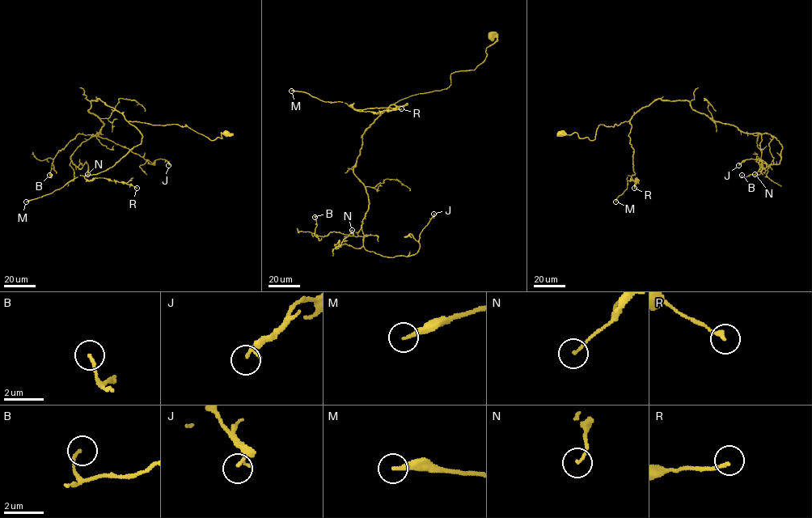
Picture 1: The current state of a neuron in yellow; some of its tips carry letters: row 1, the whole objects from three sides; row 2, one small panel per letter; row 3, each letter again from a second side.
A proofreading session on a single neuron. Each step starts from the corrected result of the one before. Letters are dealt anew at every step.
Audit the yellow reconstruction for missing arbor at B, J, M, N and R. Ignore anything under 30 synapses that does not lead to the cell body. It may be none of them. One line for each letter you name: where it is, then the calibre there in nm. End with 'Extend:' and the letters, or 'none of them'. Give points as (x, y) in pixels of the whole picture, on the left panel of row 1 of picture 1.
M: (26, 201) | 240 nm
Extend: M

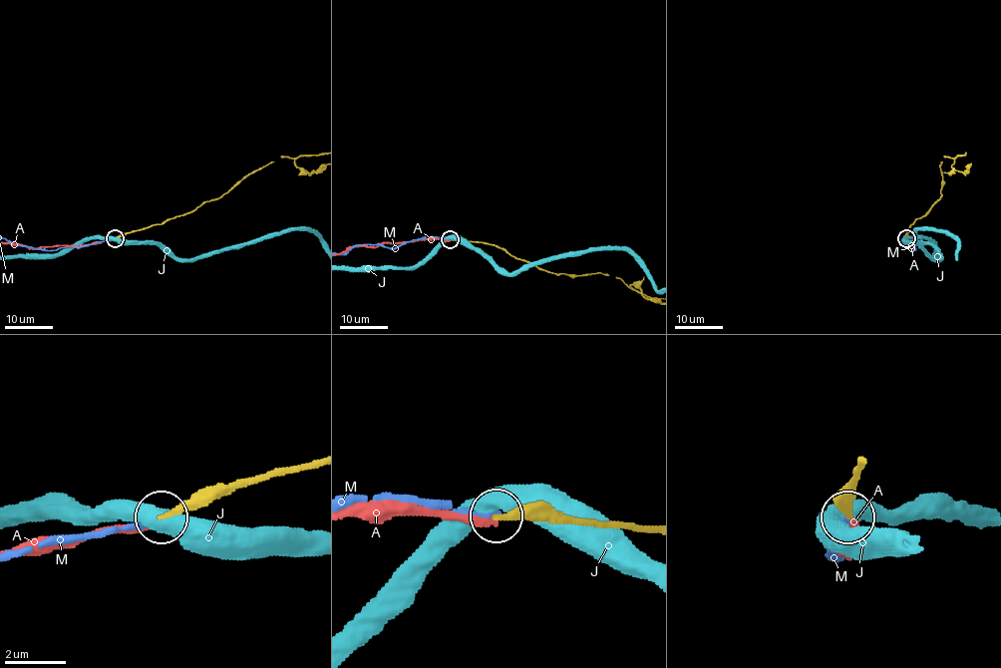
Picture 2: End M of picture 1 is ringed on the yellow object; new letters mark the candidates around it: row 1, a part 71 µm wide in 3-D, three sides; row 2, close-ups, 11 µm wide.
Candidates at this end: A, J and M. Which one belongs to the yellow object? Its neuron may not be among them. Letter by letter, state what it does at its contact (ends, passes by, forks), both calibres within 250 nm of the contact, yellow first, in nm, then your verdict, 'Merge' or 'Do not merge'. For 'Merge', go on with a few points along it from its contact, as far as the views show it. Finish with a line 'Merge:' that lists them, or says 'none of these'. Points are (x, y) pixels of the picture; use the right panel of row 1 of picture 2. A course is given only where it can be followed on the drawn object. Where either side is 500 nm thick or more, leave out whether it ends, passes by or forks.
A: It ends there. Thickness 240 nm (yellow) against 200 nm. Do not merge
J: Thickness 200 nm (yellow) against 550 nm. Do not merge
M: It ends there. Thickness 280 nm (yellow) against 130 nm. Merge
Merge: M

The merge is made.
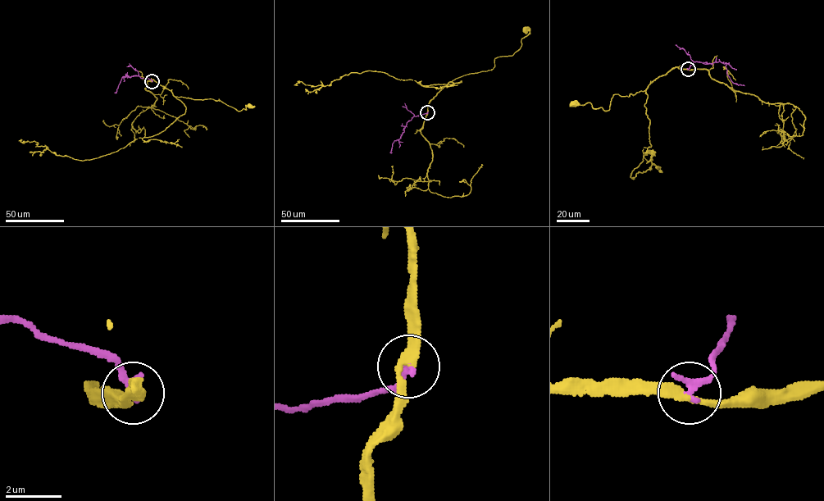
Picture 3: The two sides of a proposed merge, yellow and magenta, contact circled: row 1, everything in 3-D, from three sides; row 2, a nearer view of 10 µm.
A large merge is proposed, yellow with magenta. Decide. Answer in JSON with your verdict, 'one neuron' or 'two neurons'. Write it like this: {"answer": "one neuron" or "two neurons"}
{"answer": "one neuron"}

